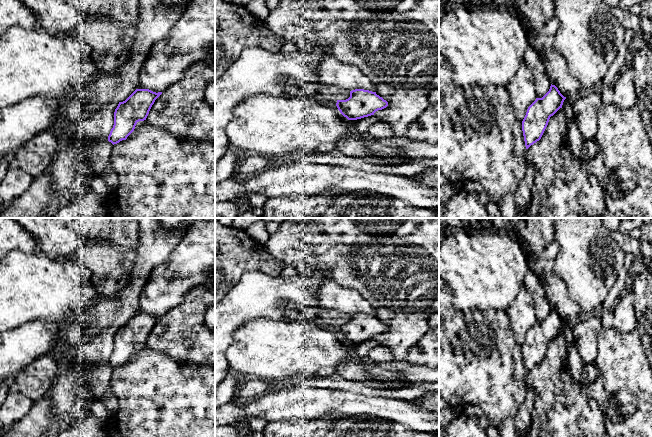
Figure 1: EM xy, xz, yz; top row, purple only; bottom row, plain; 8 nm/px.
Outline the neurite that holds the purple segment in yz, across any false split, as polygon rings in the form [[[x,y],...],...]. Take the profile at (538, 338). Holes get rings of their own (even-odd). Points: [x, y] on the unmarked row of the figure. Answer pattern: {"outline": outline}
{"outline": [[[551,308],[549,315],[528,331],[522,345],[526,373],[541,363],[550,341],[562,332],[565,323],[558,312]]]}

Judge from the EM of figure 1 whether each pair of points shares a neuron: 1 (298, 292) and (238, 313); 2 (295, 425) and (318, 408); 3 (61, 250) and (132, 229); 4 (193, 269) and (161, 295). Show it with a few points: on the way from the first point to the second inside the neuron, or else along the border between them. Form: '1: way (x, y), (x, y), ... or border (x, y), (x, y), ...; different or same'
1: way (283, 293), (273, 296), (255, 296), (253, 298); same
2: border (327, 413), (318, 417), (290, 418), (281, 421); different
3: way (79, 232), (82, 229), (114, 229); same
4: way (185, 277), (183, 280), (176, 280), (169, 287); same

